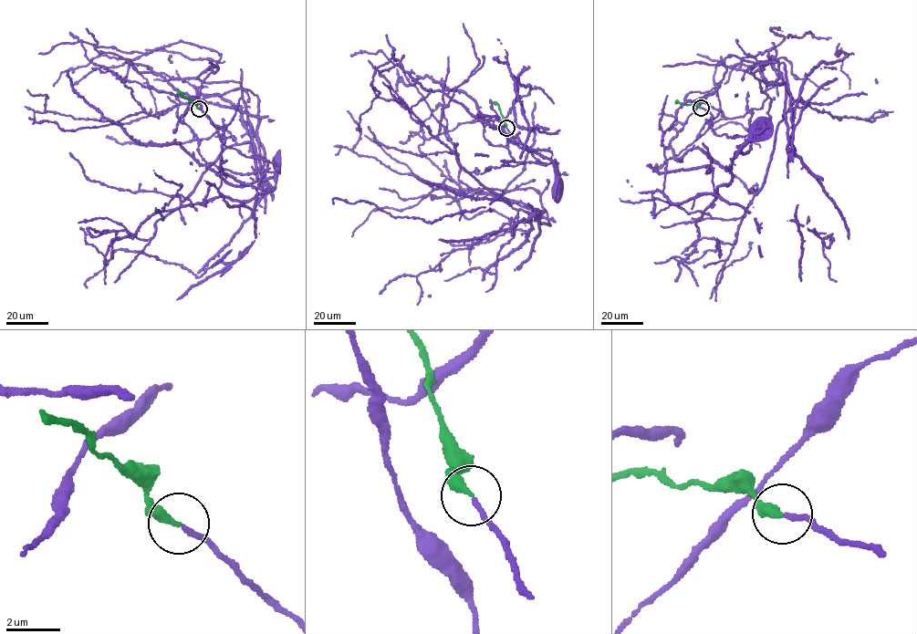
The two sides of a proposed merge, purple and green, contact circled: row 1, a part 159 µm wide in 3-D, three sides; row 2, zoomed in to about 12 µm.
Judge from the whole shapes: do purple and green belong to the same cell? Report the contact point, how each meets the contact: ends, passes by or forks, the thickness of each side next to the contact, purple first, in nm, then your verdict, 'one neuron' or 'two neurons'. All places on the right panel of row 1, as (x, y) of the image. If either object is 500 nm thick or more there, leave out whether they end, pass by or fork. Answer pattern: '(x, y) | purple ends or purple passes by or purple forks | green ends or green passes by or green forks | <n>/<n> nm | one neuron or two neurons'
(701, 108) | purple ends | green ends | 200/320 nm | one neuron

